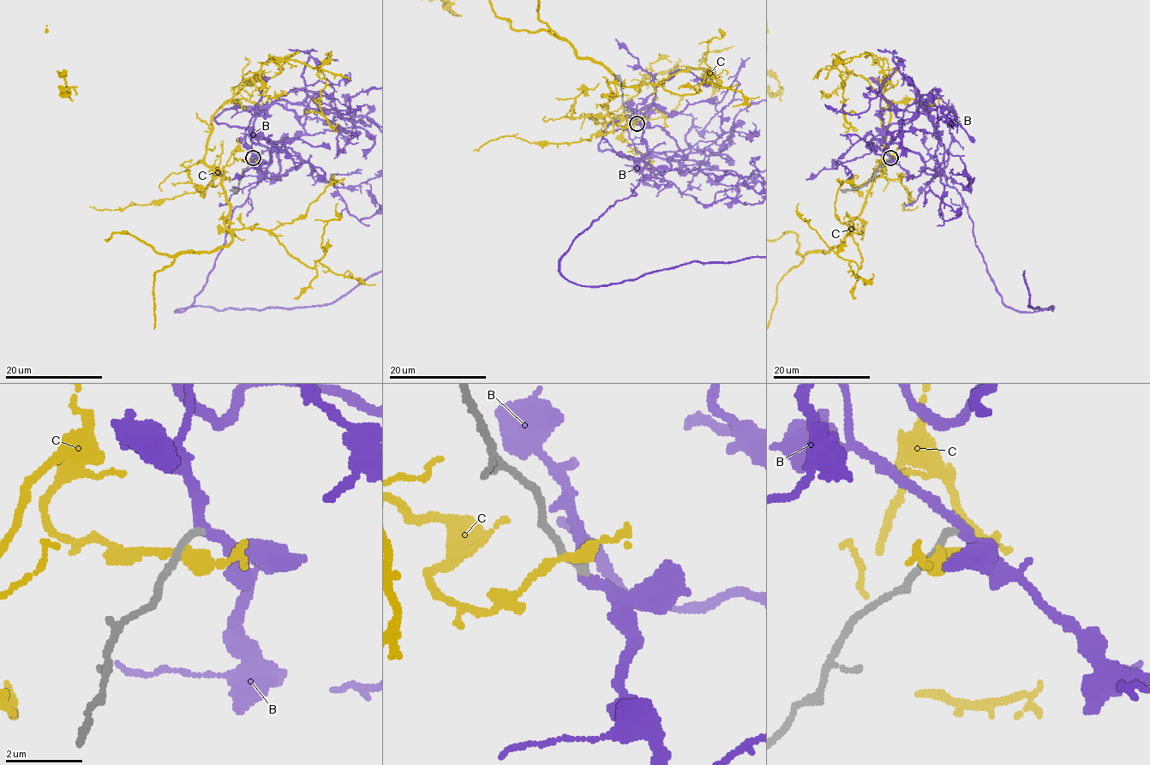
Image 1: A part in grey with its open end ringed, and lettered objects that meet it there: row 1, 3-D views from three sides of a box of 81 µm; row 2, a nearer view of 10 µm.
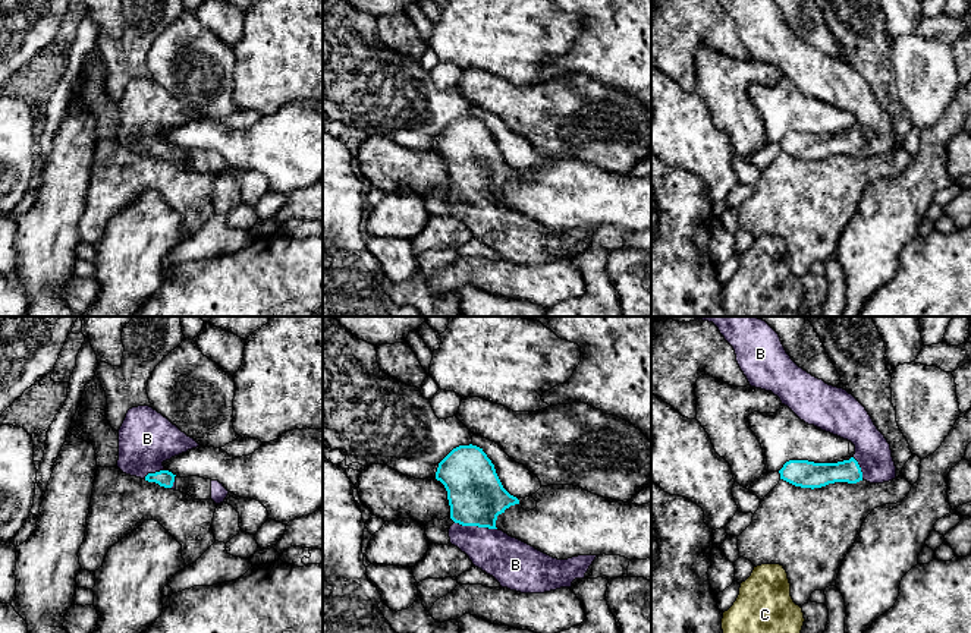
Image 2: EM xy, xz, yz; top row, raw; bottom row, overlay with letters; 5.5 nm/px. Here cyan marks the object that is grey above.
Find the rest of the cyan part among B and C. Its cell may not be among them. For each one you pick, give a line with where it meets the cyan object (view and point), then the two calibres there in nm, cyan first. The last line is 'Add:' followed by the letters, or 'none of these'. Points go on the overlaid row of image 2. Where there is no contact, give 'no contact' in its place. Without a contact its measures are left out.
B: contact xz (475, 525); calibres 300 and 240 nm
Add: B

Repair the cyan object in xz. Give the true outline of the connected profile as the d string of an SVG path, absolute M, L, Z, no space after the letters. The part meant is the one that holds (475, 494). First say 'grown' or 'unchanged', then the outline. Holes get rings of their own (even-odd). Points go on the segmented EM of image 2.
grown | M459 445L453 448L440 463L436 472L436 479L440 481L446 491L450 506L450 519L455 522L449 529L450 544L465 552L472 564L487 574L493 576L502 588L521 593L544 593L560 588L571 588L575 579L584 579L590 566L597 555L578 555L568 560L553 558L534 547L509 536L496 528L497 516L505 513L510 506L519 504L519 500L510 495L502 485L494 464L477 445Z

